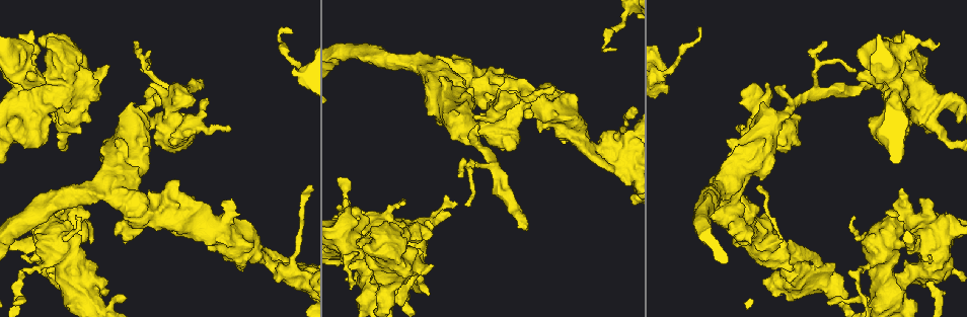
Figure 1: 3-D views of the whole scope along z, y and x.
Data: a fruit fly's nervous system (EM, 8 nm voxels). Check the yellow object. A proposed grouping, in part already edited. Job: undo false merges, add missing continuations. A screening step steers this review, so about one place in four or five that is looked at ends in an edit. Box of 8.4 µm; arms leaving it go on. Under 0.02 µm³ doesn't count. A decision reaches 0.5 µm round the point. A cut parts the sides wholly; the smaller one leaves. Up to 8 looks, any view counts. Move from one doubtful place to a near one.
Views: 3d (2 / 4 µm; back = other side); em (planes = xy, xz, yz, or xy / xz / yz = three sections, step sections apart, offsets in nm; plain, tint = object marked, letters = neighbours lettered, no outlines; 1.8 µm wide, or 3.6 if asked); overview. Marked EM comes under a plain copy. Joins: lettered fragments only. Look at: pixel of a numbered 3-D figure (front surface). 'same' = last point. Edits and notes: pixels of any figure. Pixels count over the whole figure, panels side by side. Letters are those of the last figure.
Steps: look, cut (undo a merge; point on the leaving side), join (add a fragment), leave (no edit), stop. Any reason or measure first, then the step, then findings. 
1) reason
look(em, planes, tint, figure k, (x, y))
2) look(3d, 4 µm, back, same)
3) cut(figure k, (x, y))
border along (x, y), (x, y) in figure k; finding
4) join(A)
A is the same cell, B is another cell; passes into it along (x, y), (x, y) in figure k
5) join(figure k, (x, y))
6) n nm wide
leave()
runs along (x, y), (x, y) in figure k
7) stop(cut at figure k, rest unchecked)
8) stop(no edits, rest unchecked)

thin end
look(3d, 4 µm, figure 1, (697, 31))

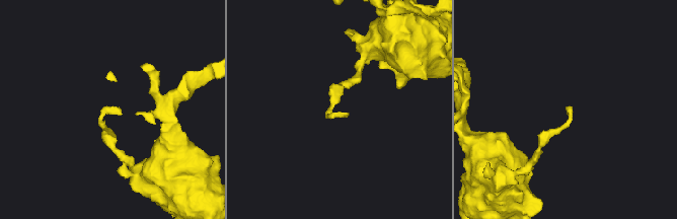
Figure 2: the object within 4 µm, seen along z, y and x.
look(em, 3.6 µm, planes, tint, figure 2, (346, 114))

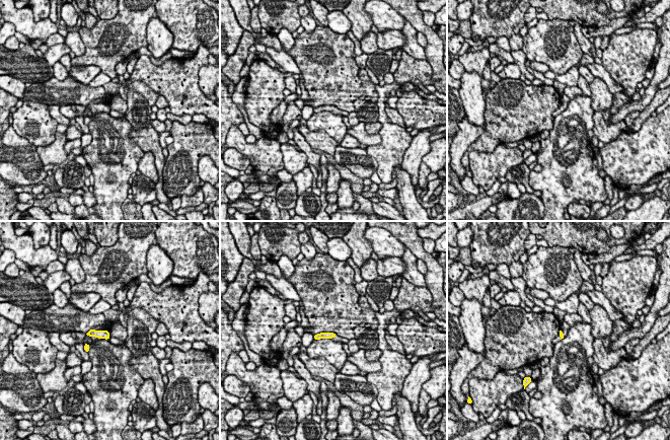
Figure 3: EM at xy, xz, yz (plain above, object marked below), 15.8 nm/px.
look(em, 3.6 µm, planes, letters, same)

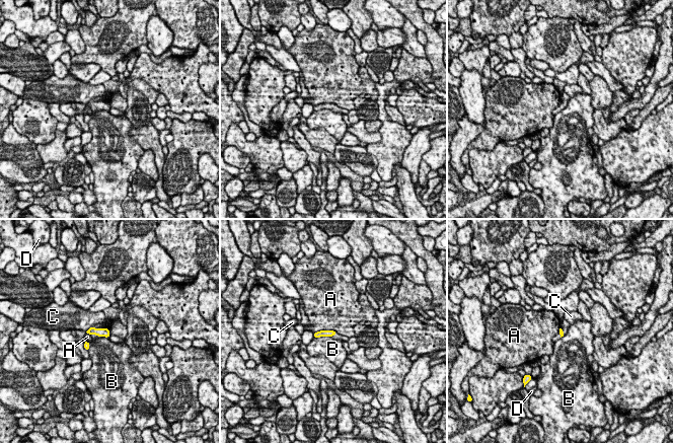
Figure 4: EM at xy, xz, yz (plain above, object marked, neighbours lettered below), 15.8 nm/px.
leave()
A, B, C and D are other cells; runs along (334, 333), (314, 335) in figure 4; none of them fits

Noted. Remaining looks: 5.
look(em, 3.6 µm, xz, step 4, tint, figure 1, (763, 134))

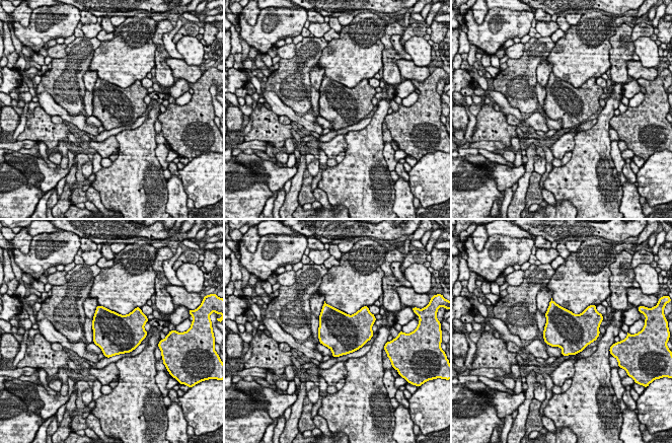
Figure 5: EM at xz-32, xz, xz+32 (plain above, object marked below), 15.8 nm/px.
what lies round it
look(em, 3.6 µm, xz, step 4, letters, same)

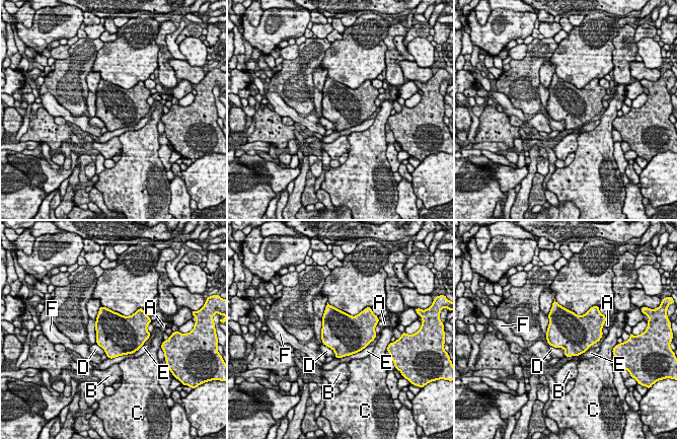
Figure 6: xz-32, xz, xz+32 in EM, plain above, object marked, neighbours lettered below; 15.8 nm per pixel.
600 nm wide
leave()
A, B, C, D, E and F are other cells; continuous, no second cell

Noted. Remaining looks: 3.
two arms at a narrow angle
look(3d, 2 µm, figure 1, (798, 255))

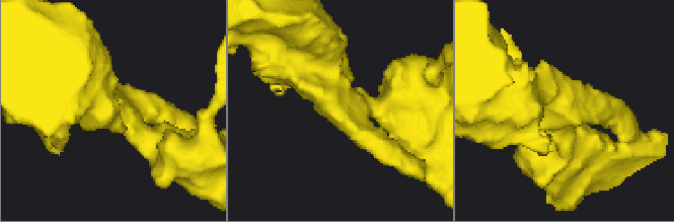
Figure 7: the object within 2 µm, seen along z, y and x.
shape alone is not enough
look(em, xz, step 8, letters, figure 7, (340, 102))

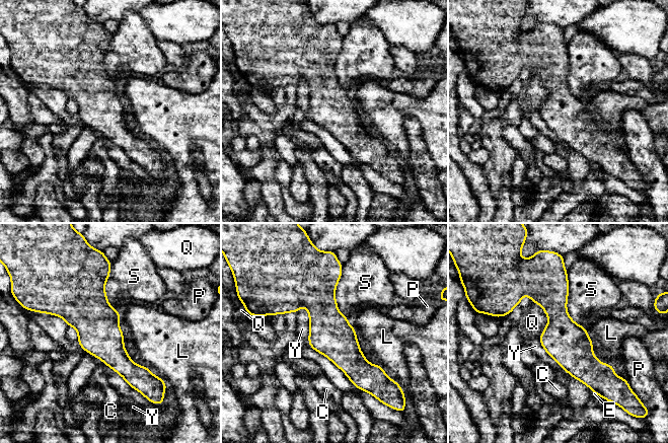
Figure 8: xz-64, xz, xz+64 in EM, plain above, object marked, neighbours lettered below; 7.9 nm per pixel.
340 nm wide
leave()
C, E, L, P, Q, S and Y are other cells; border along (532, 301), (547, 317), (538, 339) in figure 8; continuous, no second cell

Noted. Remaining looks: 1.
stop(no edits, rest unchecked)

